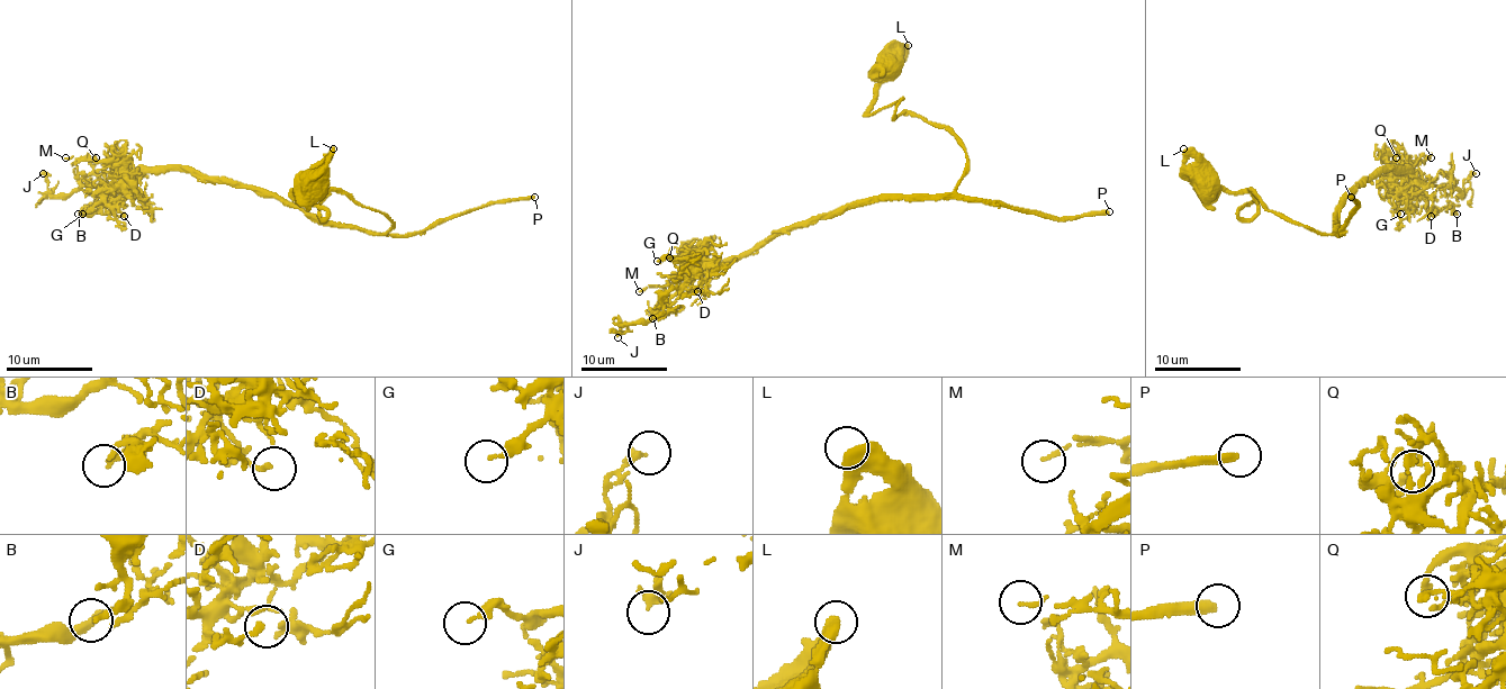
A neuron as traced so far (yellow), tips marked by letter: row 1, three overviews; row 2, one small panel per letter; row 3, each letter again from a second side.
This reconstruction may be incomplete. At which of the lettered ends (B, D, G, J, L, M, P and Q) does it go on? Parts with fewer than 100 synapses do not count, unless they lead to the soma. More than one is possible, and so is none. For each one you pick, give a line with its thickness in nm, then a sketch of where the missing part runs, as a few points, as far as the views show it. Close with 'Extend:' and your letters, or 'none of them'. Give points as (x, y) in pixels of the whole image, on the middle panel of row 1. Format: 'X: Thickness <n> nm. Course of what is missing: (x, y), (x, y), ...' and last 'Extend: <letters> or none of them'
P: Thickness 320 nm
Extend: P

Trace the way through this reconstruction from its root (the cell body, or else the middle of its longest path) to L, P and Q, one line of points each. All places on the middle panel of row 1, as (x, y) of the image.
L: (882, 71), (886, 73), (908, 45)
P: (882, 71), (868, 112), (901, 99), (894, 118), (945, 127), (966, 153), (959, 195), (1060, 218), (1109, 211)
Q: (882, 71), (871, 115), (901, 99), (894, 118), (964, 148), (950, 192), (858, 201), (709, 268), (669, 257)

